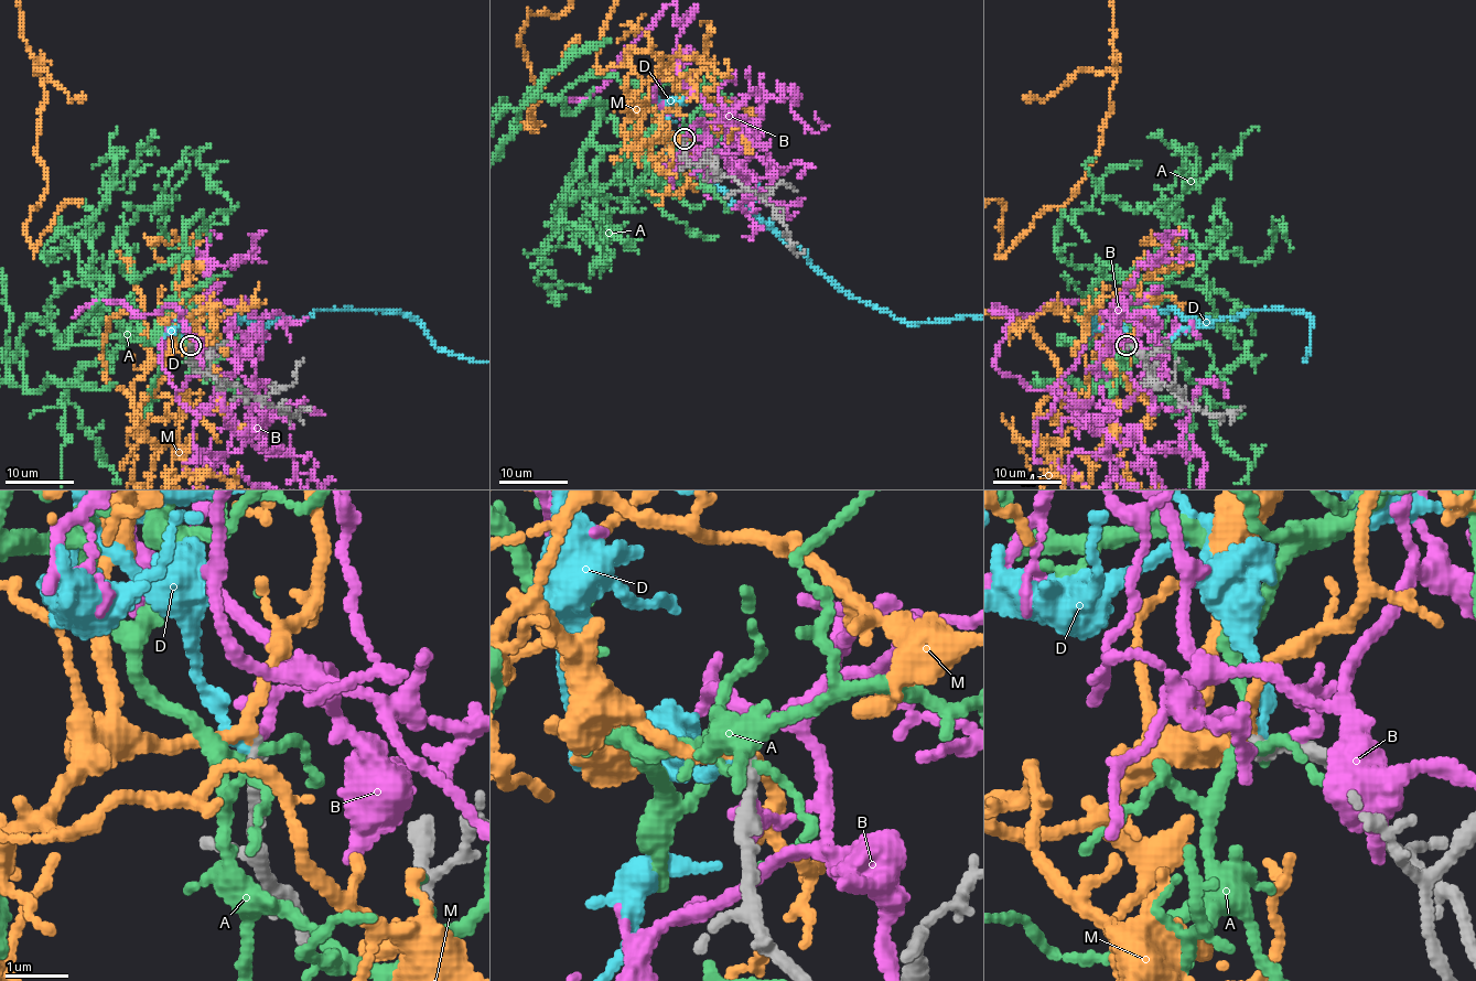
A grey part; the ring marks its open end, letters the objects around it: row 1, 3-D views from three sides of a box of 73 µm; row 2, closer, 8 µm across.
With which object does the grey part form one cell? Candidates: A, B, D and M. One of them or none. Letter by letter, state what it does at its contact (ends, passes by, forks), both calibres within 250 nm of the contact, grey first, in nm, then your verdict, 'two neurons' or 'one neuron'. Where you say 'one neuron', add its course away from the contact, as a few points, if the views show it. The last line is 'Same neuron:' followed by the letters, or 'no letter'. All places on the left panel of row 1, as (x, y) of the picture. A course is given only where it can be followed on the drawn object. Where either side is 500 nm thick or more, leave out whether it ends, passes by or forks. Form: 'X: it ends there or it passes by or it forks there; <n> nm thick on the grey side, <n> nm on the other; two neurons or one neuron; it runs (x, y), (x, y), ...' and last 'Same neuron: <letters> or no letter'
A: it forks there; 240 nm thick on the grey side, 120 nm on the other; two neurons
B: it passes by; 280 nm thick on the grey side, 160 nm on the other; two neurons
D: it ends there; 240 nm thick on the grey side, 170 nm on the other; two neurons
M: it passes by; 240 nm thick on the grey side, 160 nm on the other; one neuron
Same neuron: M

